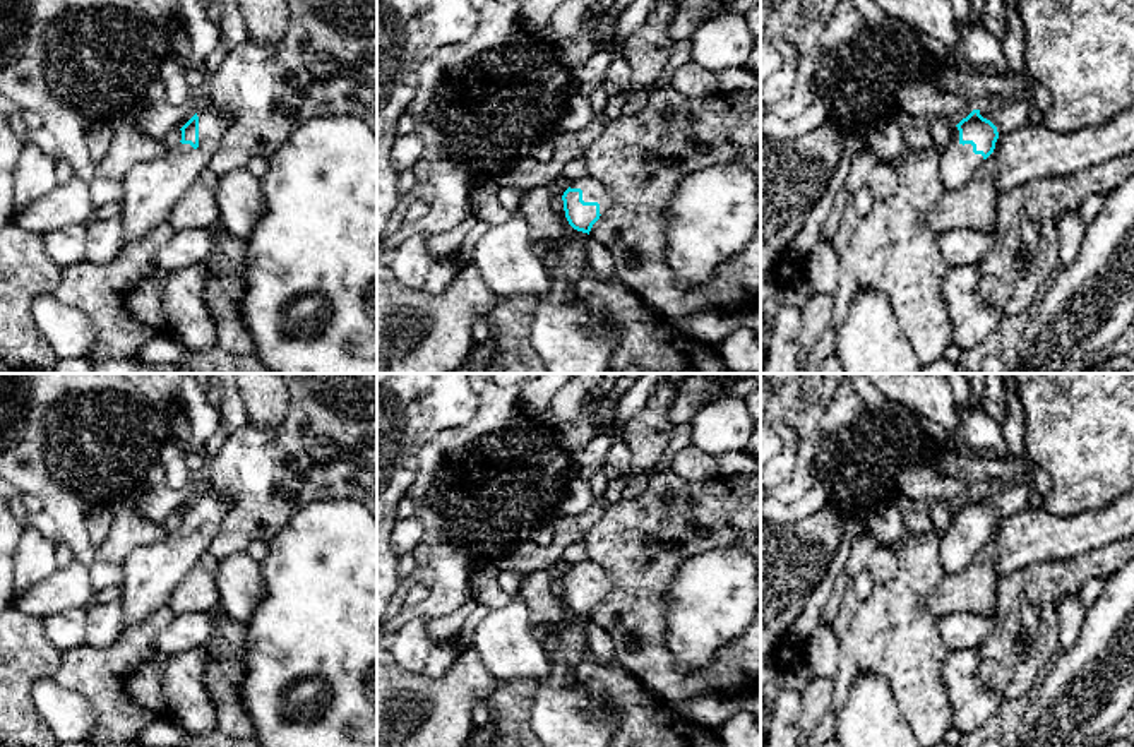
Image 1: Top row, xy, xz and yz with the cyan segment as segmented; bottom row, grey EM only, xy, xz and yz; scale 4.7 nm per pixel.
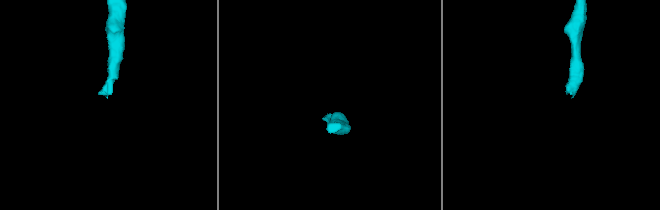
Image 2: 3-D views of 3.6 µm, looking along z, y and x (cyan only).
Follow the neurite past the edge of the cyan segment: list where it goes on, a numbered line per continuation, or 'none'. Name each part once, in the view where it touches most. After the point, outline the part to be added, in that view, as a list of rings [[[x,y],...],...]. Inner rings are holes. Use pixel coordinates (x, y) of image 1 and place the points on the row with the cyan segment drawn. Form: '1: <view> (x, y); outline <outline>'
1: xy (151, 189); outline [[[202,103],[199,117],[199,147],[180,144],[161,158],[132,164],[123,178],[122,221],[123,245],[142,240],[168,219],[176,200],[192,187],[228,128],[228,115],[211,103]]]

